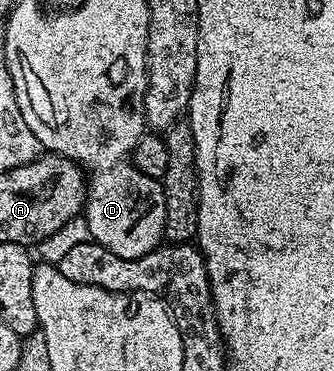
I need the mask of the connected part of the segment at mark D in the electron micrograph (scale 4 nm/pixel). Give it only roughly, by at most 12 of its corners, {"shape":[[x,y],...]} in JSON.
{"shape":[[130,160],[89,169],[90,240],[123,261],[158,249],[162,184]]}

